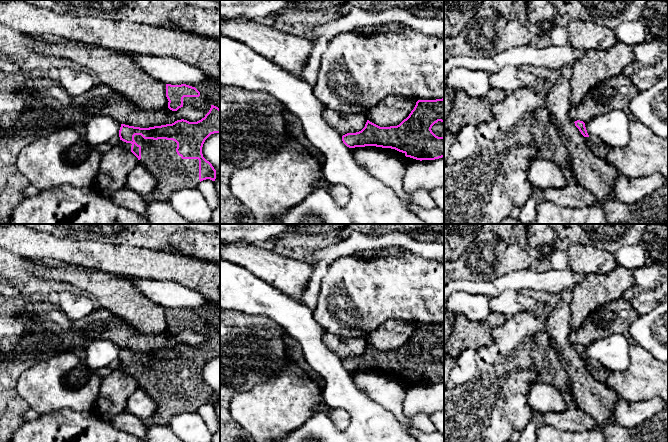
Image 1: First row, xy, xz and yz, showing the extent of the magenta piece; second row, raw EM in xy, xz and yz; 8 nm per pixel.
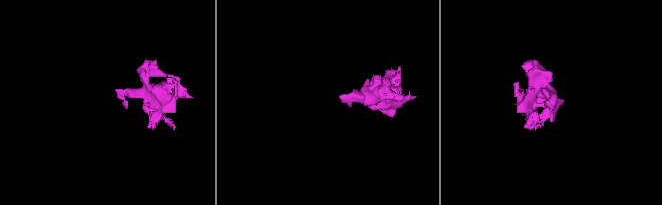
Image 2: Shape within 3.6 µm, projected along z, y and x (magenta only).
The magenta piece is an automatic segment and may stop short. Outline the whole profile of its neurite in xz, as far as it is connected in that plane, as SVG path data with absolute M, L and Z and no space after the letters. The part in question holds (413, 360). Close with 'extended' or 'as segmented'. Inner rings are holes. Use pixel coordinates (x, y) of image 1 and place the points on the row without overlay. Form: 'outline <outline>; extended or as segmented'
outline M444 322L418 324L409 340L399 349L380 351L367 344L361 355L343 359L342 365L349 372L365 370L391 372L416 384L435 384L444 381L444 361L436 360L431 354L432 350L438 345L444 347Z; as segmented

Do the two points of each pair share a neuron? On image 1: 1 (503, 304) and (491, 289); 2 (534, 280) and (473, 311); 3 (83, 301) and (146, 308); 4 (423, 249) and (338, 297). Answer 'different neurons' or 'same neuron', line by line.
1: different neurons
2: different neurons
3: different neurons
4: different neurons

